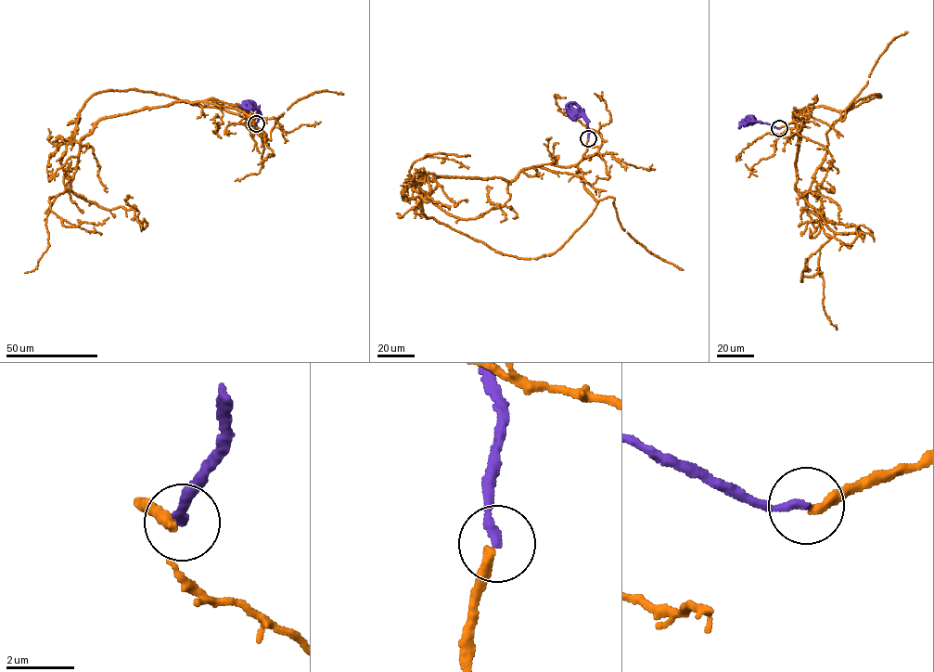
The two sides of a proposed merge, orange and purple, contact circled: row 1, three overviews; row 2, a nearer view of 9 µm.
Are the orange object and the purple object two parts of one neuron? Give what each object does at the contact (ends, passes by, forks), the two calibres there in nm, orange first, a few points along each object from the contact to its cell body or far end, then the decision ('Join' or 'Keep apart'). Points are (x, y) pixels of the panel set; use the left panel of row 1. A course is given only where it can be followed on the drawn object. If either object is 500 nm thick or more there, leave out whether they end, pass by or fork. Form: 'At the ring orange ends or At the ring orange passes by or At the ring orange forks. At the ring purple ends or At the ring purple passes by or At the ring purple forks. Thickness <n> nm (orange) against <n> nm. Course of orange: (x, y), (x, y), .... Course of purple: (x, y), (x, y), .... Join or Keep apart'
At the ring orange ends. At the ring purple ends. Thickness 280 nm (orange) against 260 nm. Course of orange: (256, 123), (232, 108), (182, 100), (103, 117), (72, 146), (78, 113), (97, 93), (132, 89), (186, 102). Course of purple: (256, 123), (259, 113), (249, 102). Keep apart

